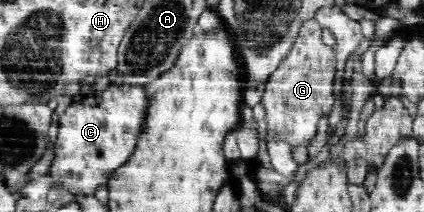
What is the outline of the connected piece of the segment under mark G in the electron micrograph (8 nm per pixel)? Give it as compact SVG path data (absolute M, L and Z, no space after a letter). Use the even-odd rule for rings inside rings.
M315 16L304 21L287 55L267 77L262 95L268 124L267 139L287 140L295 147L304 145L315 138L317 122L322 114L330 113L334 103L335 54L323 43L323 30Z

